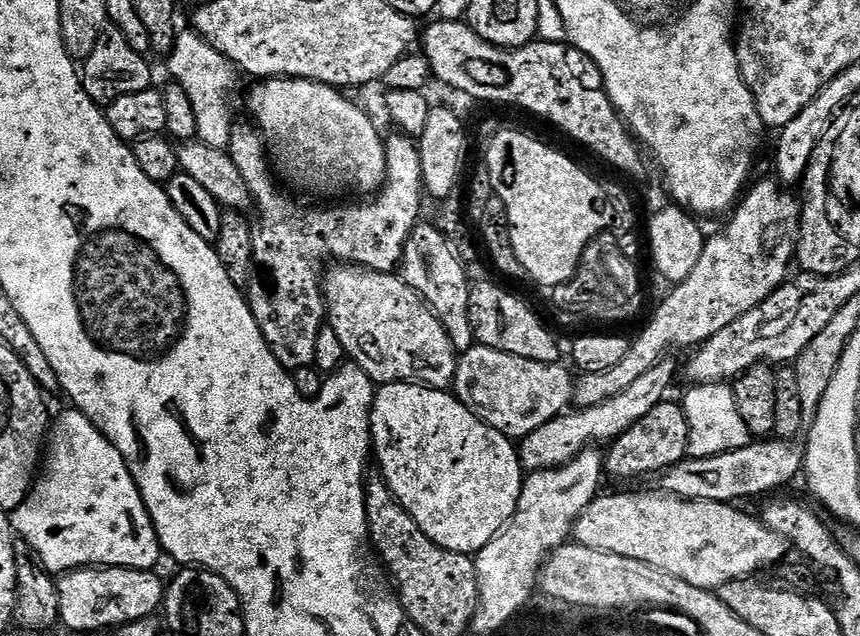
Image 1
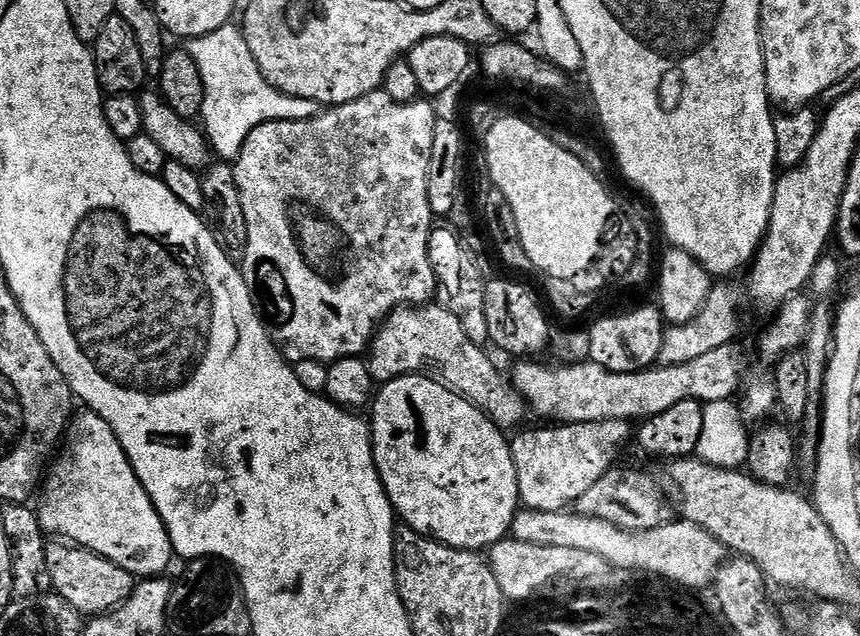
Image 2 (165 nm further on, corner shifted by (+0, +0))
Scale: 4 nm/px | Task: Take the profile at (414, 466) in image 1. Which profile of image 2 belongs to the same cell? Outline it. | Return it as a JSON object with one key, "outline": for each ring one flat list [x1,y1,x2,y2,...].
{"outline":[[431,375,400,376,397,380,387,381,381,388,384,389,381,392,379,389,375,393,370,404,370,413,372,412,372,416,370,415,372,449,374,450,374,462,384,487,384,493,388,496,388,501,392,503,395,515,415,532,421,532,422,535,436,540,439,544,445,544,451,548,461,548,467,552,479,553,481,550,505,539,511,533,512,520,521,507,518,474,514,470,514,458,512,457,512,445,509,437,501,429,497,428,495,422,485,412,475,408,466,397,459,396,451,388]]}

